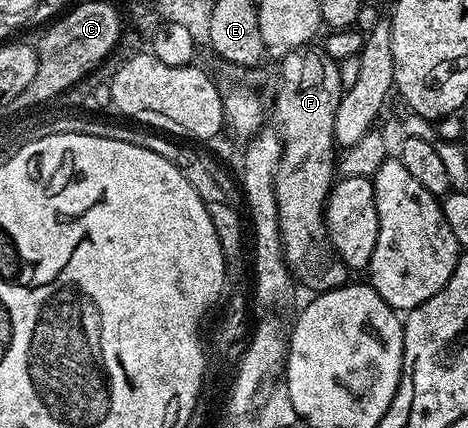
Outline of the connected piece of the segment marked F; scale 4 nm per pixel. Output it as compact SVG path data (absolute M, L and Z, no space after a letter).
M307 46L305 48L293 48L288 55L281 57L280 64L282 69L278 72L278 93L274 96L274 120L278 137L282 139L282 157L278 163L278 170L274 173L274 193L276 194L276 206L278 207L278 233L282 239L282 259L286 261L287 269L295 281L298 280L306 288L311 288L311 293L317 294L319 292L327 292L333 288L340 287L341 284L347 283L351 279L351 269L347 268L341 260L335 258L333 255L327 254L322 256L322 244L327 243L328 237L326 234L326 225L324 223L324 209L326 207L326 198L330 194L332 181L334 176L334 152L336 153L336 145L334 142L334 123L336 122L336 106L340 102L342 93L344 91L344 80L342 84L342 76L338 73L339 65L331 56L327 56L325 51L314 49L314 46Z

